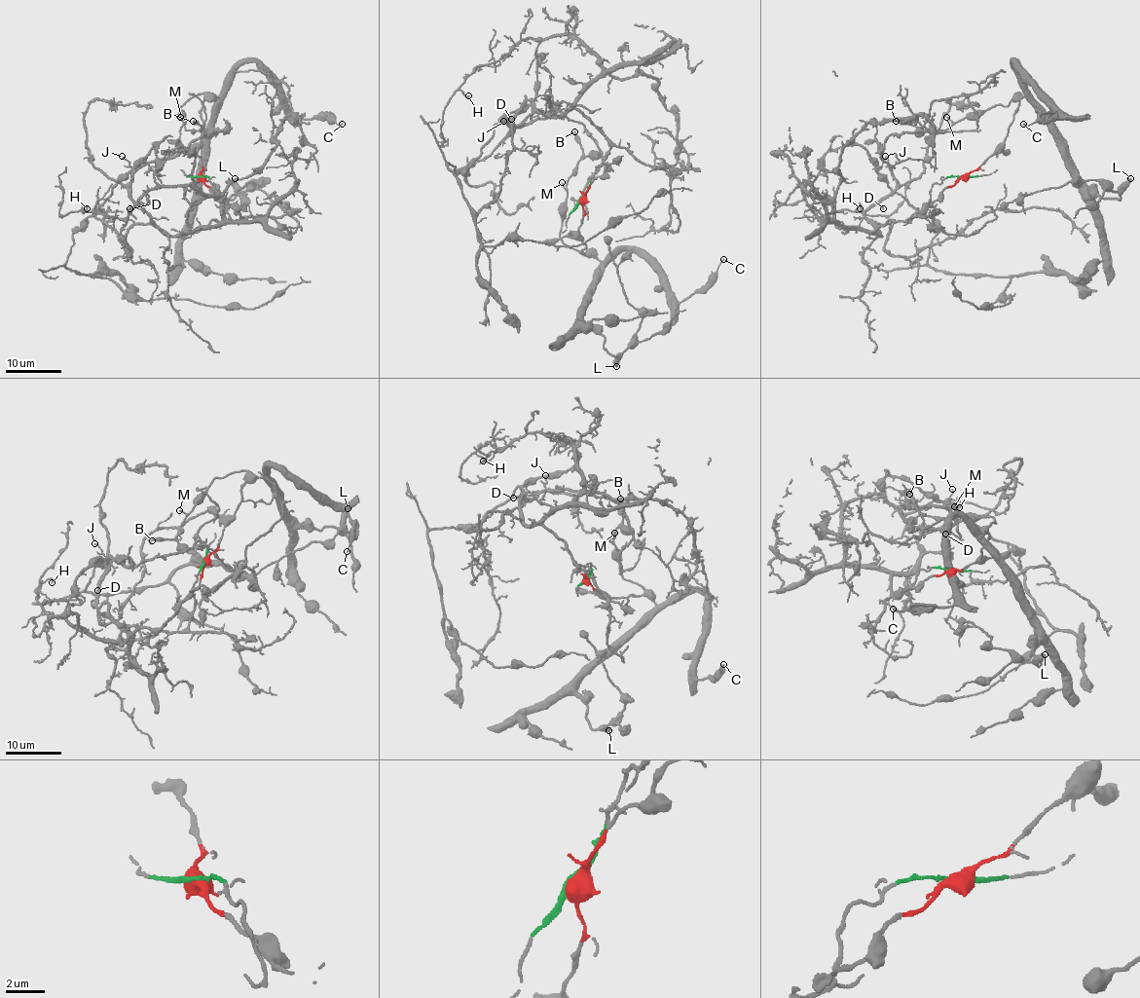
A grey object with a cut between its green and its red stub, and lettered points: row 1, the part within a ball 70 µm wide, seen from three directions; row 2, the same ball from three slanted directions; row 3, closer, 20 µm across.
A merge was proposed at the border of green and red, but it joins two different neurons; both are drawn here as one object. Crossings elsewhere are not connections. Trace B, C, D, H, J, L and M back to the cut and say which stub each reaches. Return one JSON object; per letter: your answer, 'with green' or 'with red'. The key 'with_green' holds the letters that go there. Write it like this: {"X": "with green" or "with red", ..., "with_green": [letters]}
{"B": "with red", "C": "with red", "D": "with green", "H": "with green", "J": "with green", "L": "with red", "M": "with red", "with_green": ["D", "H", "J"]}

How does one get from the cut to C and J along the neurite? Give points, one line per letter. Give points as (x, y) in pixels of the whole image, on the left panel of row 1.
C: (199, 177), (198, 145), (204, 125), (201, 110), (243, 62), (256, 63), (297, 118), (331, 118), (342, 124)
J: (199, 177), (206, 175), (214, 184), (229, 217), (166, 236), (131, 200), (134, 169), (122, 156)

